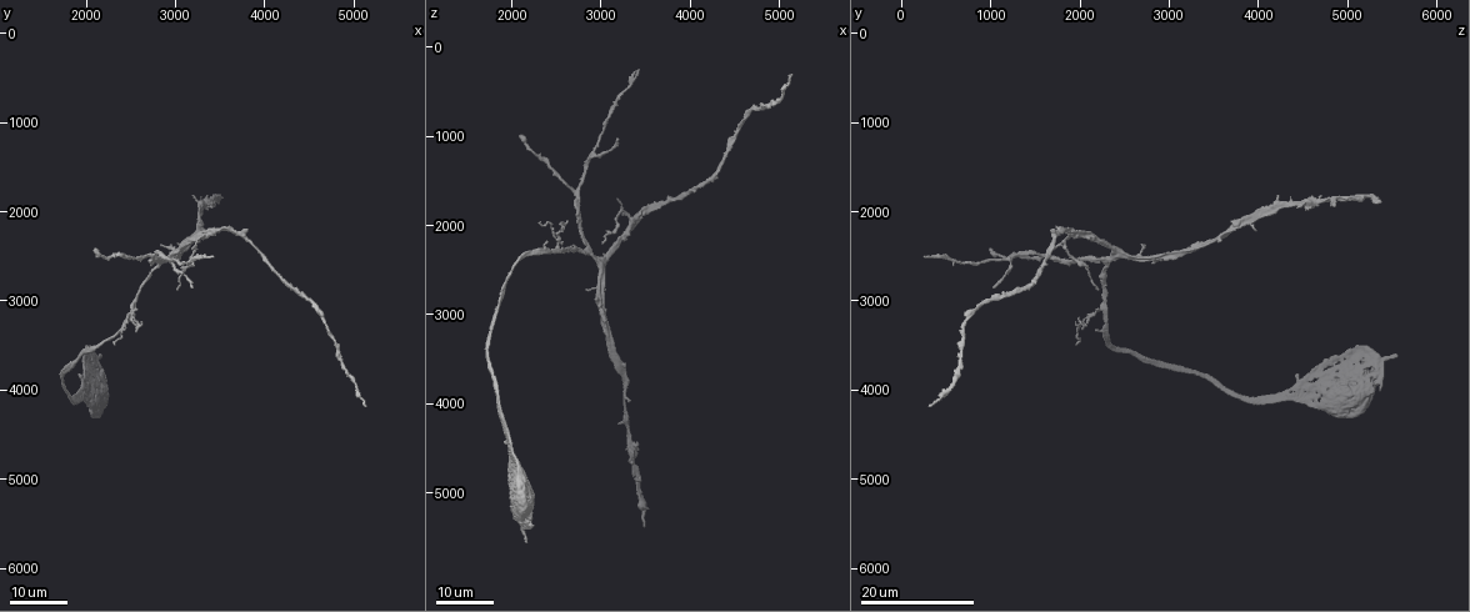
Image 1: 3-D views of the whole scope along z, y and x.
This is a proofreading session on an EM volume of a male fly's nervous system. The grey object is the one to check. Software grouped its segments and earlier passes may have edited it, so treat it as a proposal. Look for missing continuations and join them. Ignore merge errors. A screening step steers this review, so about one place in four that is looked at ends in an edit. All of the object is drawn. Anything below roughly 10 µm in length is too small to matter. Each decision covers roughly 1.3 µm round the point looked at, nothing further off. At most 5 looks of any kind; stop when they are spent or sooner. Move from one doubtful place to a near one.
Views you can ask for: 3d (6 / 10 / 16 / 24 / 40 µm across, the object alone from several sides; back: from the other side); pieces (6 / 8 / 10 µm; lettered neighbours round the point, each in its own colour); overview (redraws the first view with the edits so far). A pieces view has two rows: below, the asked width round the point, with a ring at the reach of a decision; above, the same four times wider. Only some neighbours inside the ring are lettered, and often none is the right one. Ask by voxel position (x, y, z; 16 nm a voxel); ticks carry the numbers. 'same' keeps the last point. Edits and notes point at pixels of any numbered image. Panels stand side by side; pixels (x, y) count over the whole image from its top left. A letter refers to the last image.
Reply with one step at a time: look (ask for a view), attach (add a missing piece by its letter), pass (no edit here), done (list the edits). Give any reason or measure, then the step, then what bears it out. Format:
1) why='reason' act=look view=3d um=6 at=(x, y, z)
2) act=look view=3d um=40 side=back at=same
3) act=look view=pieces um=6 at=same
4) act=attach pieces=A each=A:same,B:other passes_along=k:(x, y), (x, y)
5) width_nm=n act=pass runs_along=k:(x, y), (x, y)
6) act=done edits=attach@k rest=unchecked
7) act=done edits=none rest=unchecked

why='an open end' act=look view=3d um=24 at=(3450, 2500, 250)

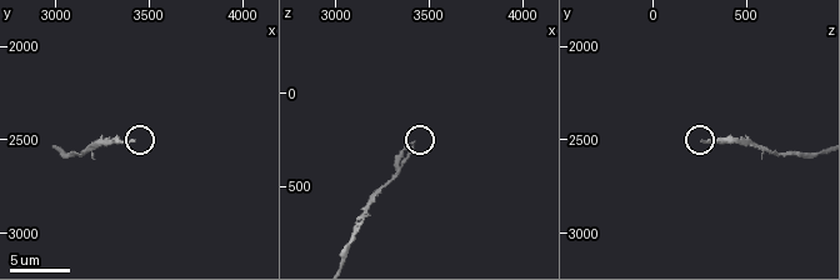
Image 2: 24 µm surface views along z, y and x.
act=look view=pieces um=6 at=(3420, 2500, 260)

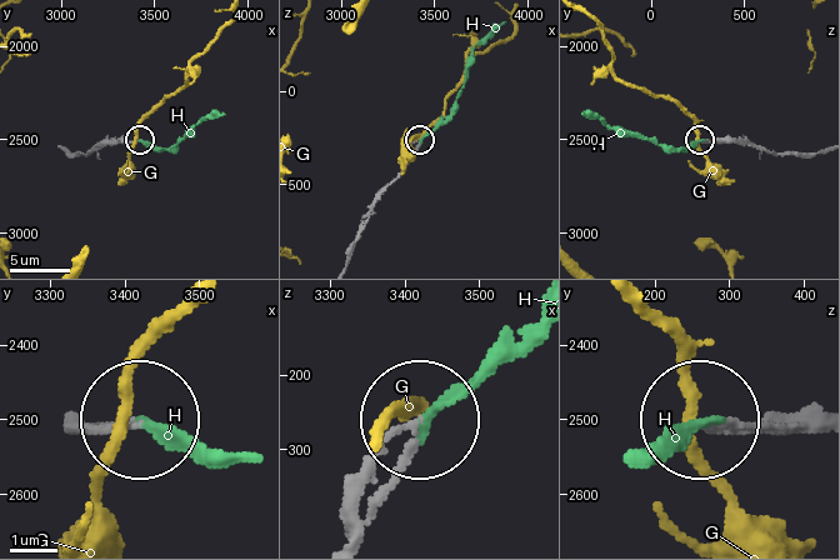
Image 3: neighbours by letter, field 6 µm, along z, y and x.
width_nm=130 act=attach pieces=H each=G:other,H:same passes_along=3:(764, 434), (691, 423), (664, 439) found='the neuron continues'

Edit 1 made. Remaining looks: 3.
why='see it whole again' act=look view=overview

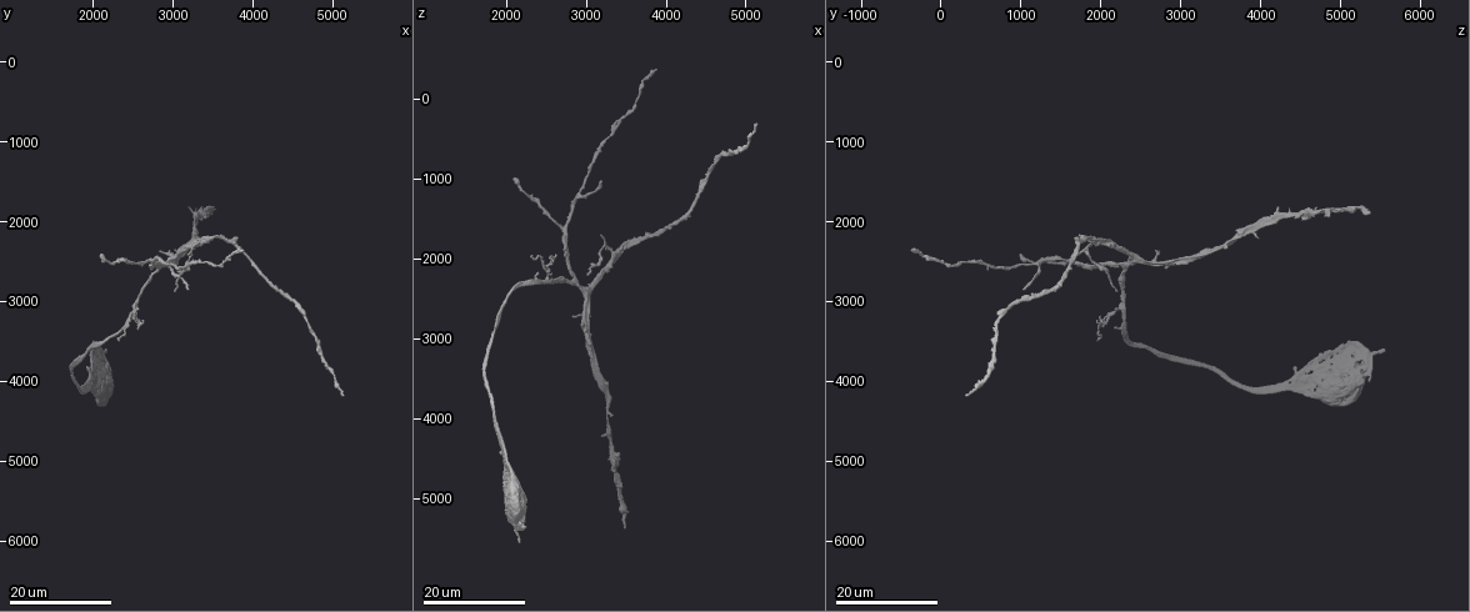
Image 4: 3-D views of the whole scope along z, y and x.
why='tapers out' act=look view=3d um=24 at=(3200, 1850, 4200)

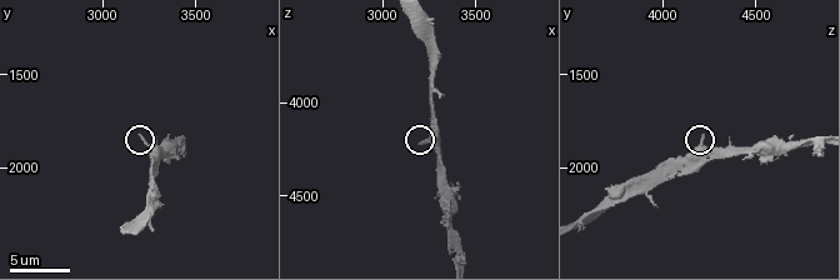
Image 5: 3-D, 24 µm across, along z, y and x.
why='see the neighbours' act=look view=pieces um=8 at=(3200, 1820, 4240)

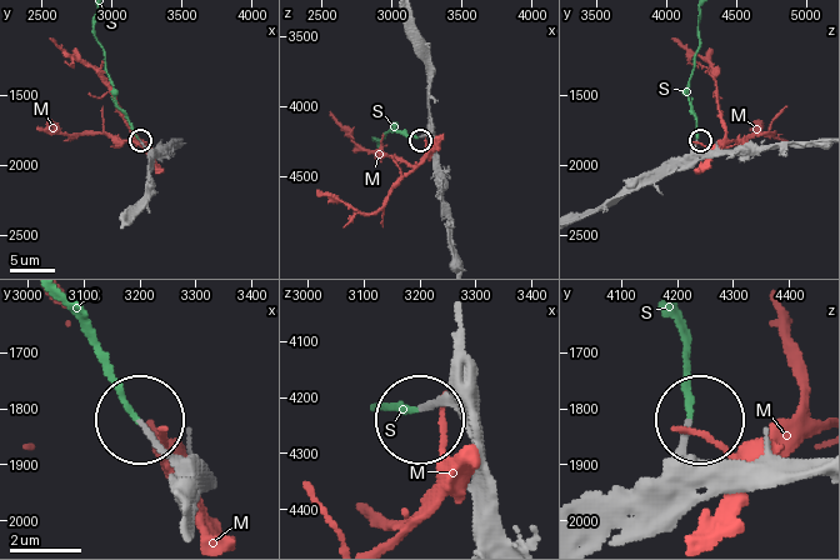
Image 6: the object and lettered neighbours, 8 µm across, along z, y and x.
act=attach pieces=S each=M:other,S:same passes_along=6:(455, 371), (430, 401), (386, 408) found='the neuron continues'

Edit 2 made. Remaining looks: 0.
act=done edits=attach@3,attach@6 rest=unchecked

